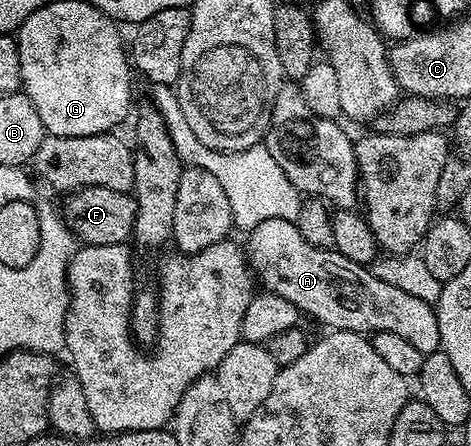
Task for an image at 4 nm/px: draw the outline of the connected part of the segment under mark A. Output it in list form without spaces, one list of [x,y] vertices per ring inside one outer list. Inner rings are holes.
[[[265,220],[257,224],[246,235],[245,253],[247,264],[251,267],[252,275],[257,279],[264,291],[268,294],[282,296],[289,300],[299,310],[300,315],[316,318],[321,325],[327,326],[328,331],[348,330],[358,334],[380,334],[393,332],[393,336],[402,336],[417,352],[431,354],[440,349],[439,325],[432,303],[417,300],[417,296],[409,296],[409,292],[397,288],[394,284],[385,284],[385,280],[377,280],[368,267],[349,260],[349,256],[341,256],[334,249],[322,250],[309,244],[301,236],[296,223],[289,220]]]

